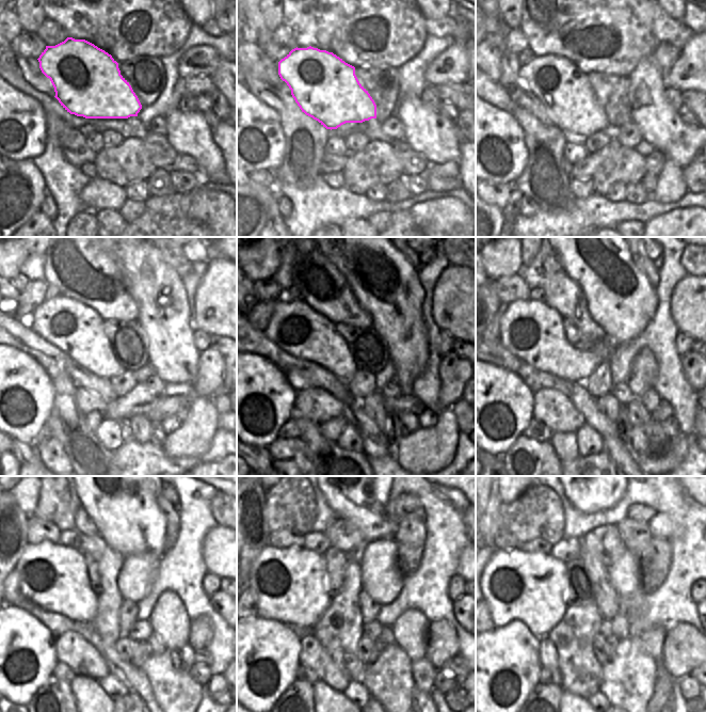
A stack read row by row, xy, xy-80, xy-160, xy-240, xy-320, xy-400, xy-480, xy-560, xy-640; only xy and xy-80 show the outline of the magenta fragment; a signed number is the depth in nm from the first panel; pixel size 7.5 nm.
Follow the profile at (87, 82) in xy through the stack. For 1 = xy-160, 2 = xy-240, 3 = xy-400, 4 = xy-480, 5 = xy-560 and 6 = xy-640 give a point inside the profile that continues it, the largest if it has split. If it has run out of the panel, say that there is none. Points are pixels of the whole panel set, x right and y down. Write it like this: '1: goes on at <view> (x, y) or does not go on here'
1: goes on at xy-160 (562, 89)
2: goes on at xy-240 (76, 329)
3: goes on at xy-400 (532, 331)
4: goes on at xy-480 (53, 576)
5: goes on at xy-560 (291, 583)
6: goes on at xy-640 (531, 587)

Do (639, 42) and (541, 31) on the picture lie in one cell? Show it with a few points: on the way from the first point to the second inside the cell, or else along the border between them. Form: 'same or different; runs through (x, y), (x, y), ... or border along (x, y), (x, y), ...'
same; runs through (614, 29), (609, 29), (602, 22), (565, 24)

